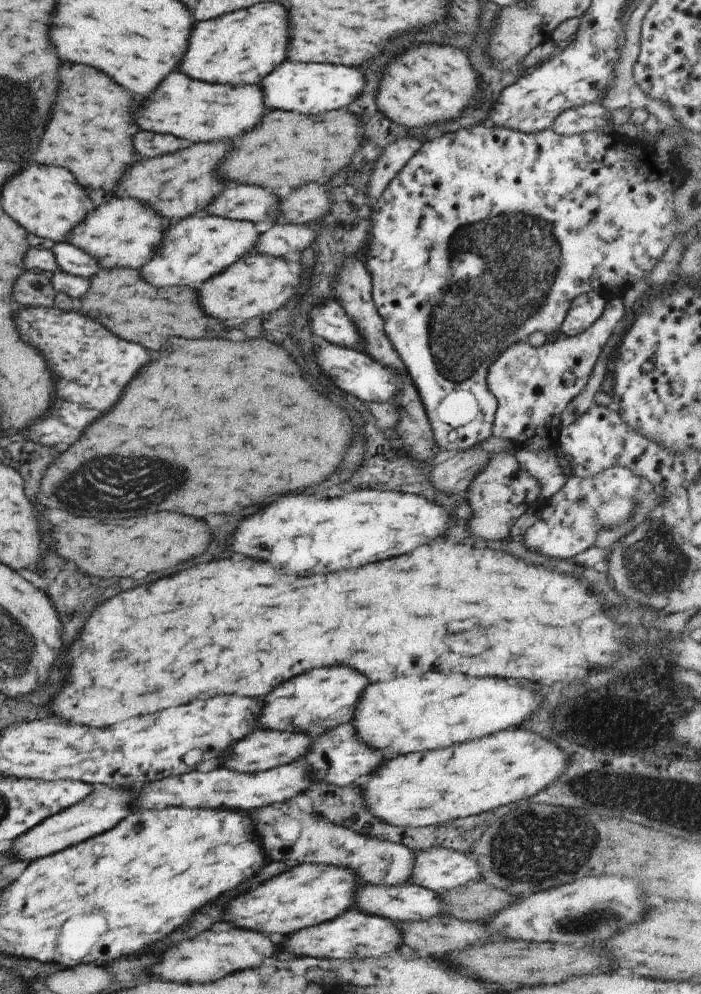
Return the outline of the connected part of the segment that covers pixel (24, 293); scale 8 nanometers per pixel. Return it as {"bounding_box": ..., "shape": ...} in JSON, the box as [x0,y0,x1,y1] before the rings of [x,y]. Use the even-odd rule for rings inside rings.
{"bounding_box":[11,272,55,306],"shape":[[[23,272],[19,280],[15,280],[11,294],[21,306],[49,306],[55,292],[51,290],[49,282],[45,282],[43,274]]]}

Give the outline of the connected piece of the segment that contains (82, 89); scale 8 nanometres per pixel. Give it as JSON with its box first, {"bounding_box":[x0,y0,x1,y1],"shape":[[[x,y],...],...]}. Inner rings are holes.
{"bounding_box":[33,66,137,192],"shape":[[[65,66],[59,68],[57,72],[59,88],[55,92],[55,104],[51,106],[49,122],[47,128],[33,150],[33,160],[37,164],[53,164],[67,168],[79,184],[85,188],[101,188],[103,192],[111,192],[113,182],[121,178],[121,172],[137,158],[133,148],[131,148],[131,136],[137,132],[137,128],[131,122],[129,108],[137,106],[137,100],[121,90],[117,84],[113,84],[105,74],[93,68],[83,68],[83,66]]]}

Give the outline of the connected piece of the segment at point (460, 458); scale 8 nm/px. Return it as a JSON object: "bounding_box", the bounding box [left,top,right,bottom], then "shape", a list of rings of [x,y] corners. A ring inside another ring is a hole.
{"bounding_box":[427,435,515,495],"shape":[[[491,435],[485,442],[477,445],[466,451],[459,451],[452,458],[449,458],[436,466],[430,468],[427,480],[434,486],[434,488],[446,495],[464,495],[470,480],[482,470],[482,466],[487,462],[488,458],[493,453],[500,453],[501,451],[515,450],[511,442],[504,439],[499,439]]]}

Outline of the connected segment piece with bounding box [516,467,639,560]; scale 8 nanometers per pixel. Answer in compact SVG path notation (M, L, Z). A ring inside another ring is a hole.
M609 467L594 477L569 477L541 508L539 517L516 541L520 547L555 560L567 560L593 546L598 530L626 521L637 502L639 477L625 467Z

